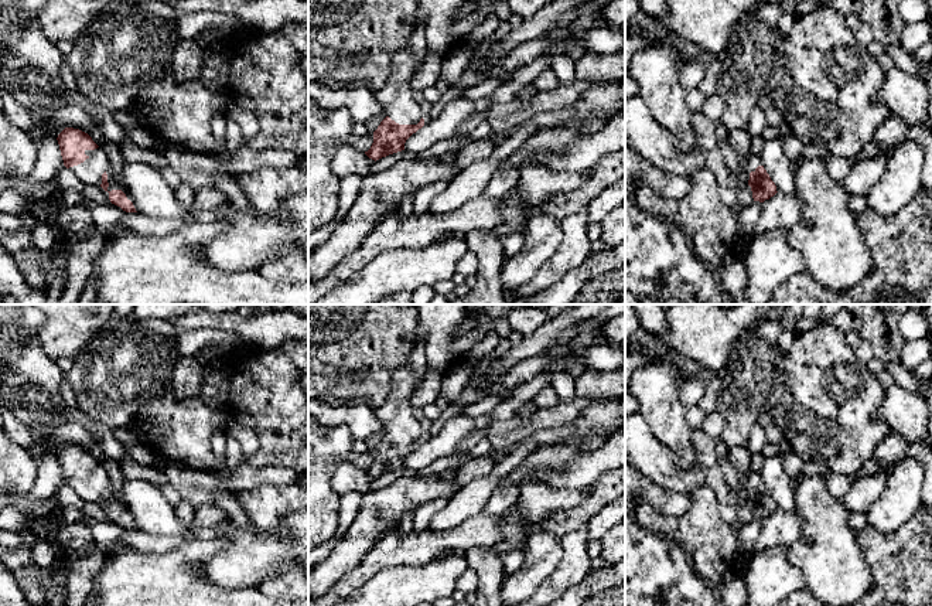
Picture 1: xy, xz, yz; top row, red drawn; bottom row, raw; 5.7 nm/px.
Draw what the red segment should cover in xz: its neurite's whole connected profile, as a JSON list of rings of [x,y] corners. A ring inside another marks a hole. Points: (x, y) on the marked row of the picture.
[[[419,25],[414,27],[412,44],[393,54],[386,84],[375,93],[386,118],[373,132],[373,143],[365,154],[379,160],[404,150],[406,140],[427,125],[431,118],[413,98],[410,81],[423,62],[427,50]]]

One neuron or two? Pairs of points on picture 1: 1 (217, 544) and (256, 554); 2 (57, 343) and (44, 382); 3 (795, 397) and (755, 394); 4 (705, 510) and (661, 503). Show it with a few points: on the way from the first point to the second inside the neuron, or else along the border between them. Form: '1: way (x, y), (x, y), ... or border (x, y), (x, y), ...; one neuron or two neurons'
1: border (219, 537), (224, 547), (201, 569); two neurons
2: border (37, 337), (41, 349), (55, 361); two neurons
3: border (782, 361), (782, 395), (765, 411); two neurons
4: border (692, 492), (679, 514), (654, 507); two neurons

